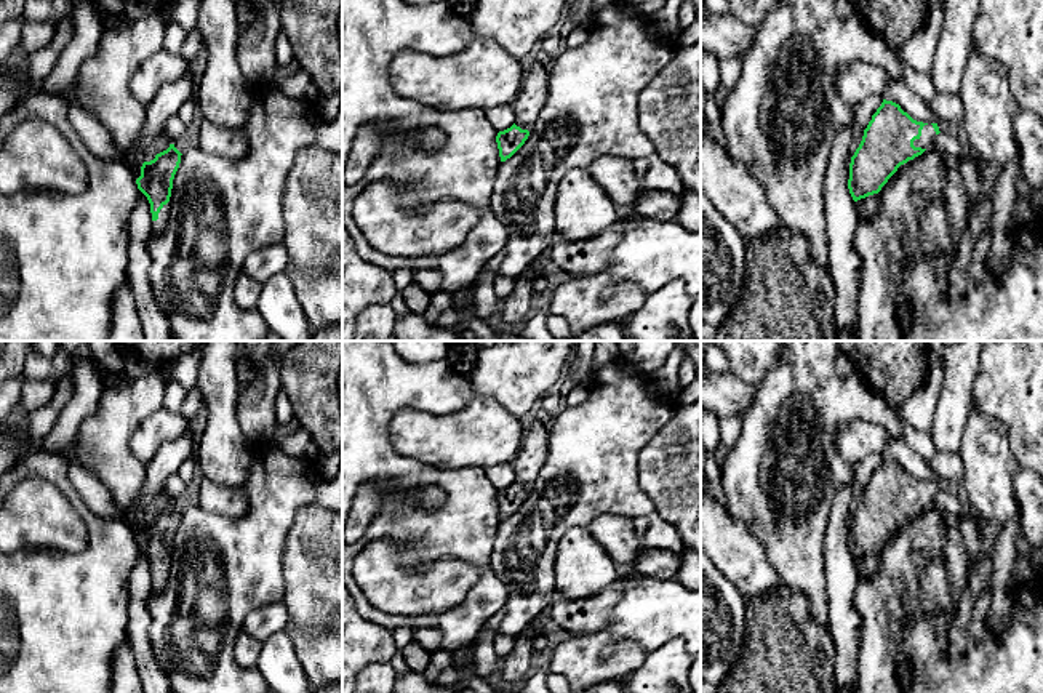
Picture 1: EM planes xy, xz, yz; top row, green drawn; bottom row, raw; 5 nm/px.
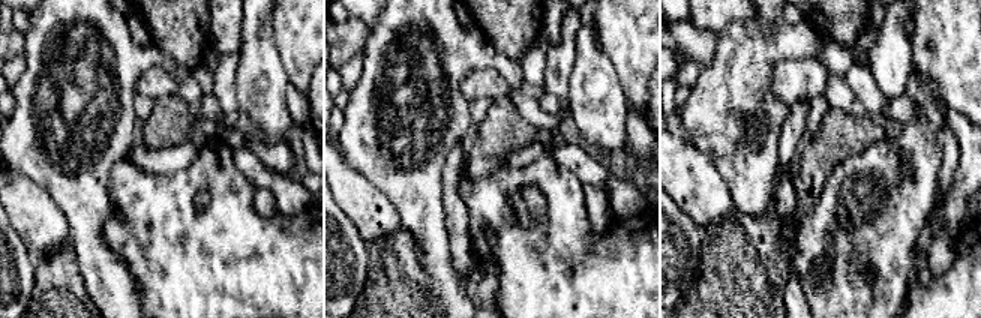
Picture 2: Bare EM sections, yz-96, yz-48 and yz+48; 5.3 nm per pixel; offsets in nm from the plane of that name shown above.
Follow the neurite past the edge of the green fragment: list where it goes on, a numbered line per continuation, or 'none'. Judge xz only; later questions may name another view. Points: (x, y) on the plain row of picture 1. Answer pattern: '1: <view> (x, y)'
1: xz (533, 452)

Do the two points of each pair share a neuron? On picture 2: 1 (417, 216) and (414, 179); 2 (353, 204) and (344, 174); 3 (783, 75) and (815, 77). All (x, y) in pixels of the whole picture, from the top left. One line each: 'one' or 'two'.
1: one
2: one
3: one

